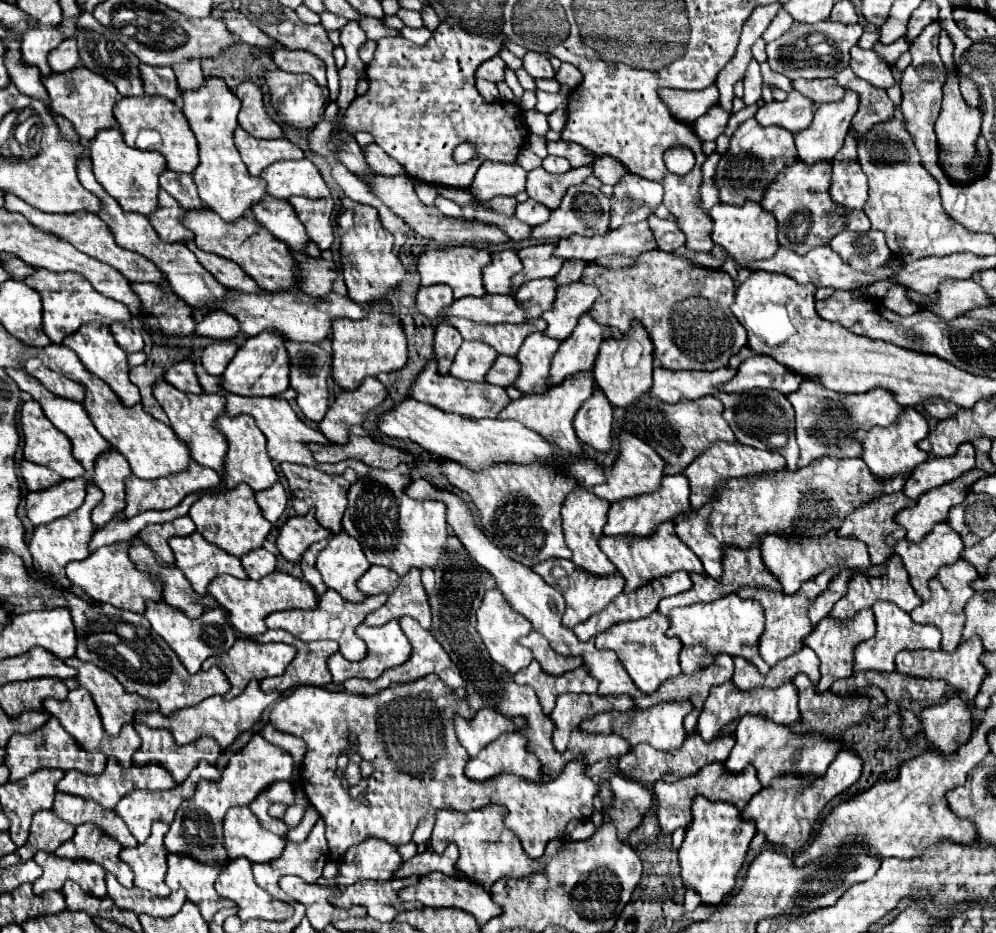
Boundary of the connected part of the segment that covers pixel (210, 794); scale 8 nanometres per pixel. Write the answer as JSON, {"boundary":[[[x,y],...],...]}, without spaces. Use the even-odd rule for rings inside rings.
{"boundary":[[[253,735],[249,745],[231,757],[231,763],[225,767],[221,779],[215,781],[199,781],[197,791],[191,799],[187,799],[179,811],[171,829],[165,837],[165,845],[169,853],[187,853],[203,863],[227,863],[227,853],[223,847],[223,817],[227,809],[235,805],[249,805],[267,785],[275,781],[291,781],[293,779],[293,757],[271,743],[267,743],[261,735]]]}

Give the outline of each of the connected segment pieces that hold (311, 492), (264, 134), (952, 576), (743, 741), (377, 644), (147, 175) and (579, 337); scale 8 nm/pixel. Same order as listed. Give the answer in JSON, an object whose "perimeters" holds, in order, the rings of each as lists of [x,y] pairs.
{"perimeters":[[[[283,463],[281,471],[287,477],[289,491],[291,491],[291,505],[295,509],[295,513],[305,515],[309,511],[309,507],[315,507],[317,521],[323,527],[331,529],[333,533],[339,533],[341,531],[341,517],[347,507],[347,491],[357,481],[357,473],[353,469],[345,469],[341,475],[329,475],[329,473],[323,473],[315,467],[293,465],[293,463]]],[[[251,81],[241,83],[237,87],[237,97],[243,103],[239,111],[239,125],[247,129],[247,133],[251,133],[257,139],[277,139],[283,135],[281,127],[275,121],[271,121],[269,115],[265,113],[263,95],[255,83]]],[[[959,559],[955,561],[953,565],[945,565],[939,569],[939,573],[929,581],[929,589],[931,589],[931,597],[929,601],[923,601],[913,613],[911,617],[917,621],[917,623],[935,623],[941,633],[943,633],[943,639],[941,639],[941,649],[943,651],[953,651],[959,643],[961,643],[961,631],[963,631],[963,623],[965,623],[965,613],[963,613],[963,607],[965,603],[975,595],[973,587],[969,585],[973,579],[977,579],[977,571],[973,565],[969,565],[967,561]]],[[[755,715],[741,717],[734,737],[735,747],[729,755],[729,759],[725,761],[725,767],[729,771],[741,771],[743,767],[753,765],[759,773],[759,781],[763,787],[767,787],[771,783],[771,779],[779,777],[781,773],[819,777],[827,771],[831,761],[843,749],[843,739],[823,741],[823,737],[807,737],[807,733],[797,735],[789,727],[775,725],[773,721],[767,721],[767,717],[755,717]]],[[[389,621],[381,627],[367,627],[367,625],[359,625],[357,627],[357,635],[367,643],[367,657],[357,661],[357,663],[351,663],[347,661],[341,653],[335,653],[329,657],[327,665],[331,669],[331,675],[333,675],[333,681],[335,683],[343,683],[351,677],[363,677],[363,679],[377,679],[385,669],[391,669],[391,667],[397,667],[397,665],[403,665],[409,657],[411,657],[411,643],[407,639],[407,635],[403,633],[403,629],[399,627],[399,621]]],[[[119,127],[103,129],[89,141],[91,163],[97,181],[105,187],[105,191],[119,201],[125,211],[137,211],[149,215],[157,209],[157,193],[159,193],[159,175],[165,171],[165,157],[155,151],[131,149],[125,145]]],[[[585,313],[579,319],[575,333],[571,333],[571,337],[565,339],[557,349],[551,361],[553,373],[547,379],[547,387],[561,385],[565,379],[573,377],[579,371],[591,371],[601,341],[603,327],[589,313]]]]}

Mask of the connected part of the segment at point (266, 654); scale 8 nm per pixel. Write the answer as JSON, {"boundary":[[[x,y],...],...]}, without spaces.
{"boundary":[[[241,637],[227,653],[221,653],[217,657],[209,657],[203,667],[207,669],[209,665],[215,665],[227,675],[227,679],[231,683],[231,691],[225,695],[225,699],[233,699],[233,697],[243,693],[243,689],[247,687],[247,683],[251,679],[259,679],[261,681],[265,677],[281,675],[285,671],[285,667],[293,661],[295,653],[297,653],[297,649],[291,647],[291,645],[285,645],[285,643],[259,643],[259,641]]]}

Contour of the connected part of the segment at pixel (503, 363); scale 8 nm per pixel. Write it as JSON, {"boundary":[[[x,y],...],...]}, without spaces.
{"boundary":[[[499,355],[493,363],[493,367],[489,369],[485,381],[491,385],[499,385],[499,387],[507,387],[513,385],[517,373],[519,373],[519,363],[515,357],[507,357],[507,355]]]}

